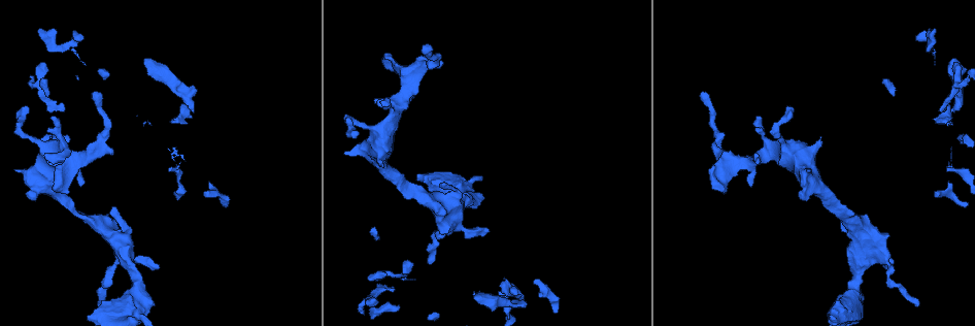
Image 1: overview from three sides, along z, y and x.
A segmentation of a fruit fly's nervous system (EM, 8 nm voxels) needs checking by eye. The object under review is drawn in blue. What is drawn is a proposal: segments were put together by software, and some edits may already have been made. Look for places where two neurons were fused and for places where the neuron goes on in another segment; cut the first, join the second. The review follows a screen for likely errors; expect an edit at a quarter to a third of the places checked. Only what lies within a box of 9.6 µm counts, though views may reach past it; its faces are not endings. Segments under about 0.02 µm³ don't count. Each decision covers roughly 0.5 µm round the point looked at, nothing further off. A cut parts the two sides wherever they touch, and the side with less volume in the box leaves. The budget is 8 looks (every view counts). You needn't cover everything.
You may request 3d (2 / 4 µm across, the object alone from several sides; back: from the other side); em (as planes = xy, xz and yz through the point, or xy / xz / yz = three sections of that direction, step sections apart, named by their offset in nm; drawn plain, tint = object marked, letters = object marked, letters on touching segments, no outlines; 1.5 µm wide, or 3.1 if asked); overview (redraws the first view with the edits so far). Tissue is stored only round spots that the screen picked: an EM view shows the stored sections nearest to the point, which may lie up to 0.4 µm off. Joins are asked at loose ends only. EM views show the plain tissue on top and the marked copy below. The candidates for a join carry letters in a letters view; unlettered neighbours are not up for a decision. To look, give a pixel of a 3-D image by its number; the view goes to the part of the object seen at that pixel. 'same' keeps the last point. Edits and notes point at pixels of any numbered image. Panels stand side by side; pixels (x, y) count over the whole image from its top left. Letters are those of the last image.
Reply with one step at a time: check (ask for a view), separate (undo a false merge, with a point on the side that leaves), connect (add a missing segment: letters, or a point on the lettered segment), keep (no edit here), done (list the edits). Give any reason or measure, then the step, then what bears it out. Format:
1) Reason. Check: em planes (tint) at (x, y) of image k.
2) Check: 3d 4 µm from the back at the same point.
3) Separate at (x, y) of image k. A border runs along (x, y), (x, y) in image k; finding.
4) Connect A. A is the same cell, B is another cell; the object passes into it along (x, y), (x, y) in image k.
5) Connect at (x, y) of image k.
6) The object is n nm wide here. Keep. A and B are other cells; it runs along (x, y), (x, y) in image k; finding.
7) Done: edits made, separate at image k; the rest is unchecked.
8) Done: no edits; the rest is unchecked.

Thin end. Check: em xy step 4 (letters) at (918, 305) of image 1.

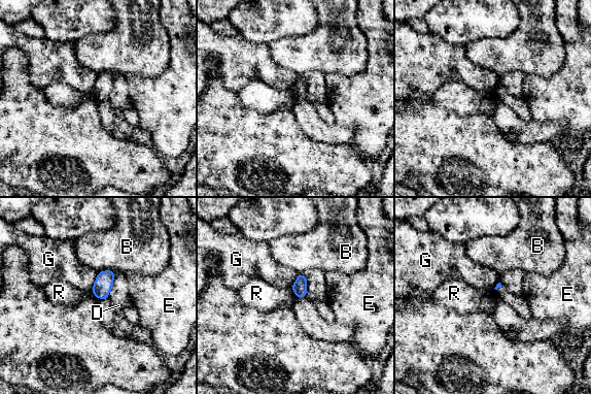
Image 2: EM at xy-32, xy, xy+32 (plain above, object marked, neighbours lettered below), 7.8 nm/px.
Keep. B, D, E, G and R are other cells; a border runs along (290, 288), (297, 297) in image 2; none of them fits.

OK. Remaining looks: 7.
Branch stops here. Check: em planes (letters) at (157, 269) of image 1.

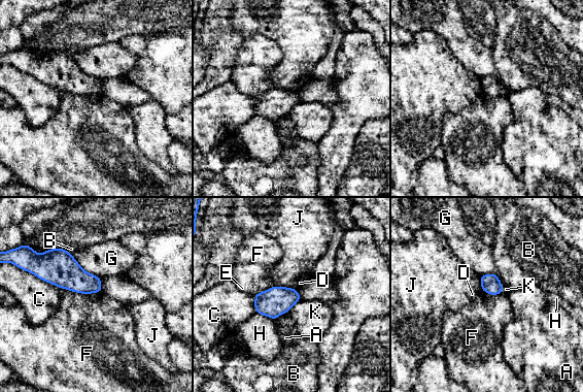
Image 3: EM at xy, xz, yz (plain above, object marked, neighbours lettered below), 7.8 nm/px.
The object is 150 nm wide here. Keep. A, B, C, D, E, F, G, H, J and K are other cells; a border runs along (60, 287), (82, 293), (101, 291) in image 3; none of them fits.

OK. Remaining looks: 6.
End of a long branch. Check: 3d 4 µm at (422, 46) of image 1.

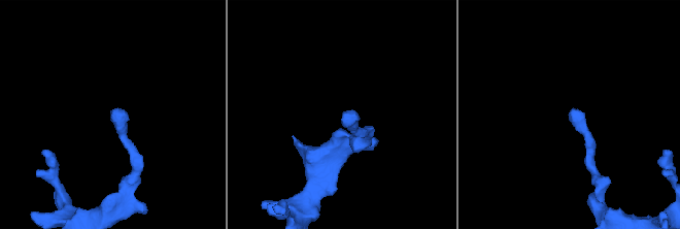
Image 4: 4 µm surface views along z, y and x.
Check: em yz step 4 (letters) at (574, 109) of image 4.

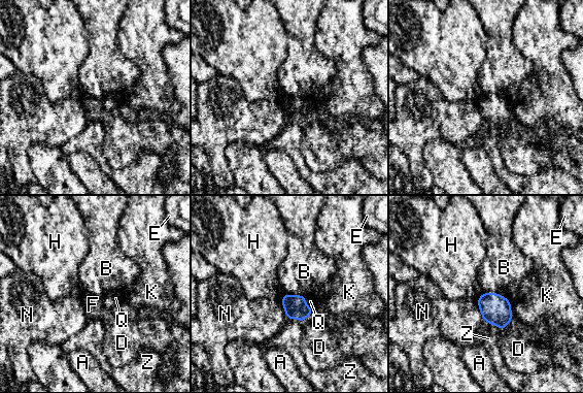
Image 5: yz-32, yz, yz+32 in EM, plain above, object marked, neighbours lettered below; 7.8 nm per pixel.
Check: em planes (letters) at the same point.

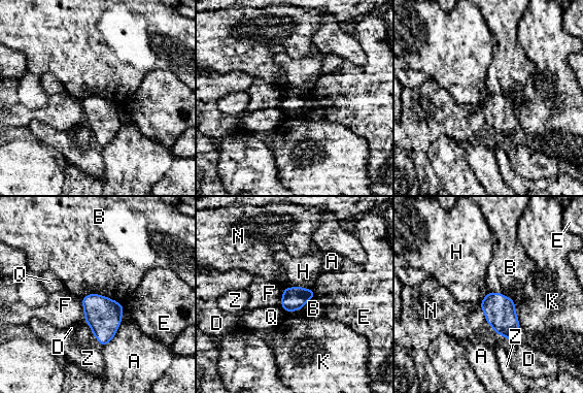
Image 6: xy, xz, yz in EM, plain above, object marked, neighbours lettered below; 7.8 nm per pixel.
Keep. A, B, D, E, F, H, K, N, Q and Z are other cells; a border runs along (315, 296), (298, 309), (280, 305) in image 6; no lettered segment goes on from it.

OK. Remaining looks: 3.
Done: no edits; the rest is unchecked.

